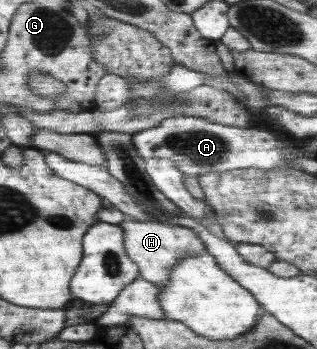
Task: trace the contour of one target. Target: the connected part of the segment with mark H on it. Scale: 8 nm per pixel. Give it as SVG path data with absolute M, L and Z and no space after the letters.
M124 220L118 224L125 234L125 252L139 266L139 276L165 288L169 284L169 274L173 266L183 260L183 256L196 256L206 253L203 240L199 239L190 228L169 225L167 222Z

